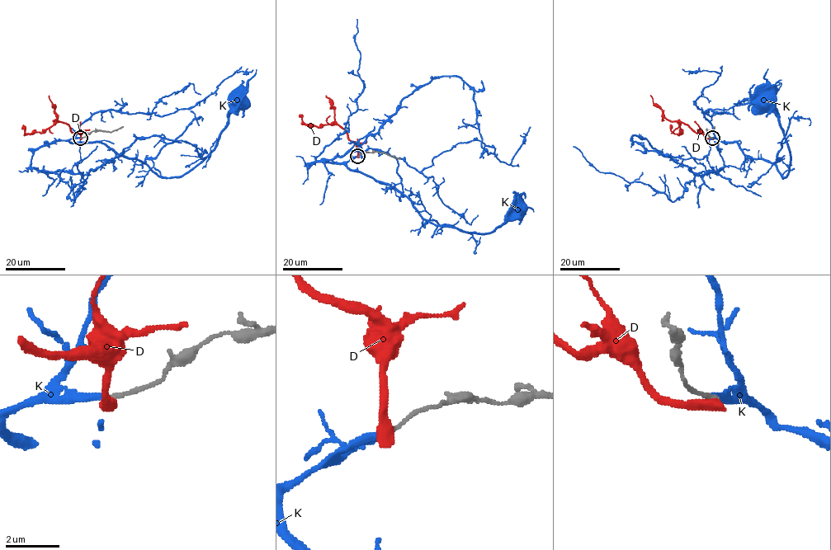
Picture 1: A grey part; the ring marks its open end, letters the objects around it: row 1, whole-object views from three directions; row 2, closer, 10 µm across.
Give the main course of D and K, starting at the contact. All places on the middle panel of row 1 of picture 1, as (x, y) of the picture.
D: (357, 156), (357, 145), (351, 140), (344, 129), (337, 124), (318, 127), (304, 124), (300, 115)
K: (357, 156), (347, 162), (348, 168), (394, 186), (436, 225), (489, 233), (524, 212), (517, 209)

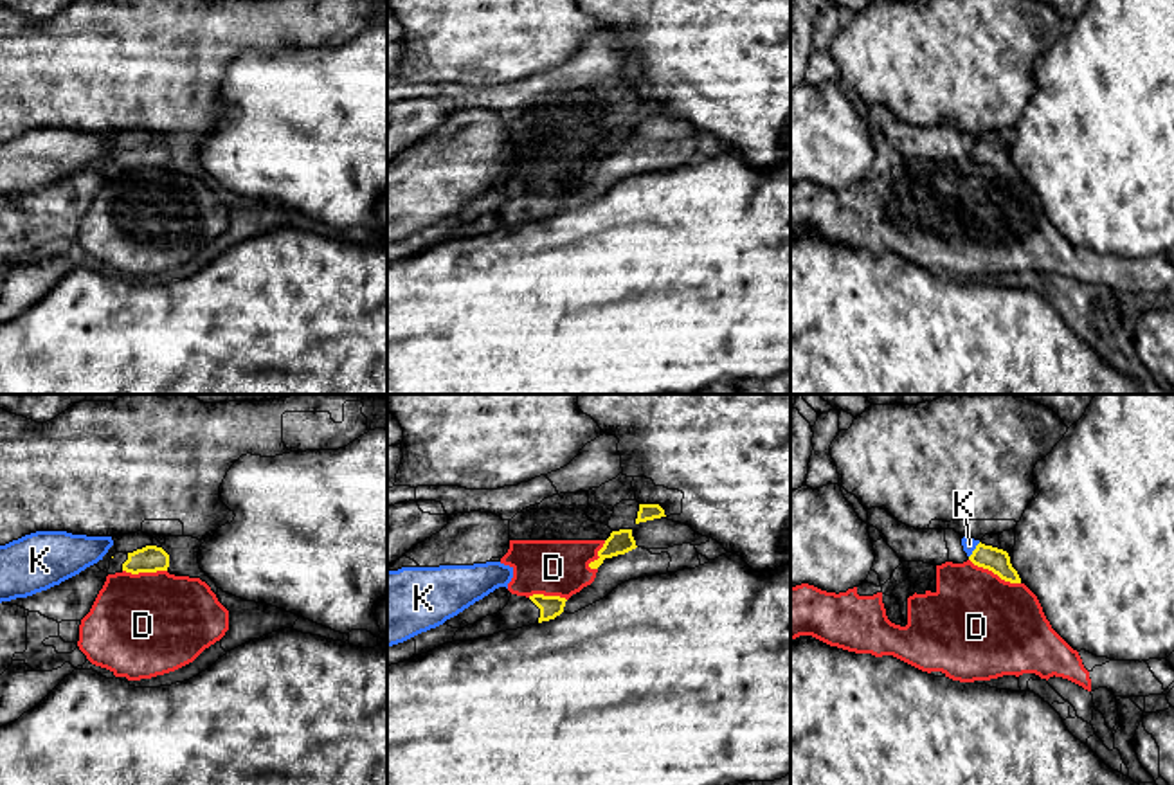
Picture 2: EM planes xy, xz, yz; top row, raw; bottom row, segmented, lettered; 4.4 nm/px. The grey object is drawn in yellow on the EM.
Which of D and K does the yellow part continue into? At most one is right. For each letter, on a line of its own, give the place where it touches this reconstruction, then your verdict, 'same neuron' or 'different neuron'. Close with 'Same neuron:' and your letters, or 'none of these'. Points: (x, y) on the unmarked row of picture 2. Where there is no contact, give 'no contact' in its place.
D: yz (994, 170) | different neuron
K: yz (975, 146) | different neuron
Same neuron: none of these

